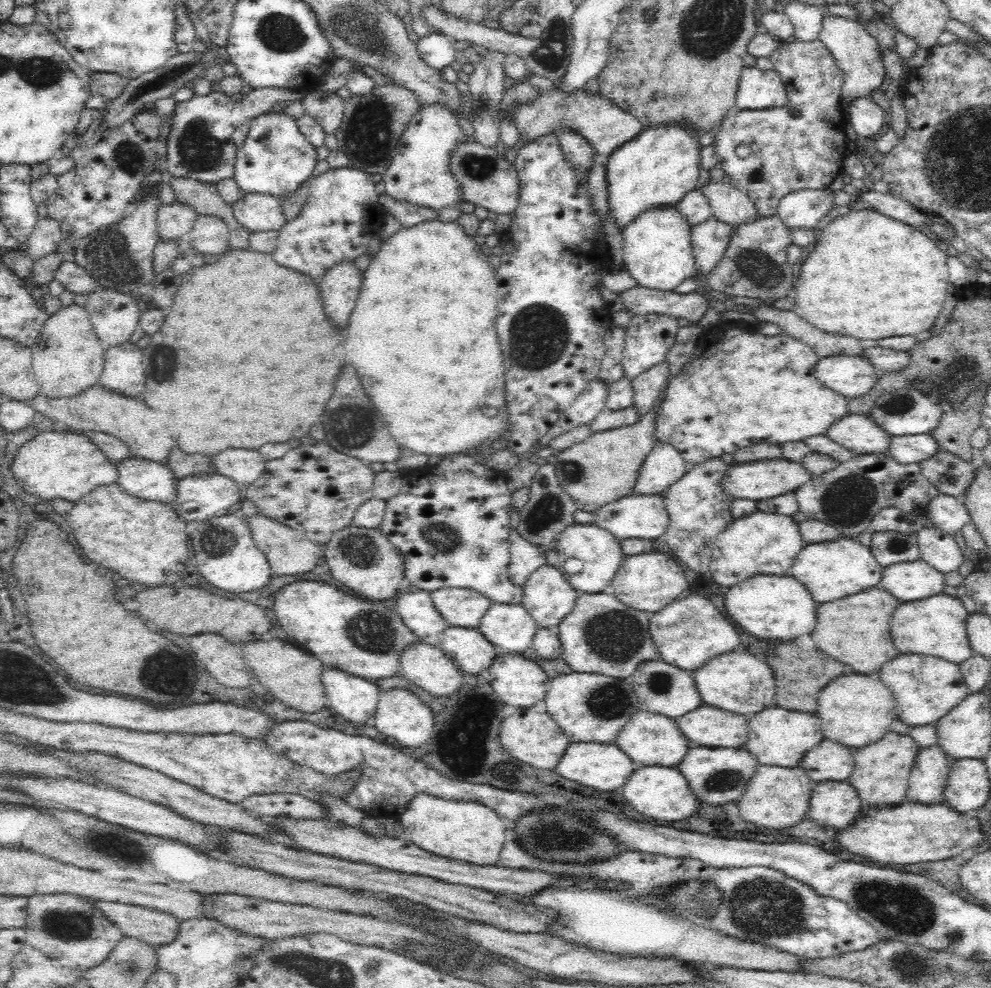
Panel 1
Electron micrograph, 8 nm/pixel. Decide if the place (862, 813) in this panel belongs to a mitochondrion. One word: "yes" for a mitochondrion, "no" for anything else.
no

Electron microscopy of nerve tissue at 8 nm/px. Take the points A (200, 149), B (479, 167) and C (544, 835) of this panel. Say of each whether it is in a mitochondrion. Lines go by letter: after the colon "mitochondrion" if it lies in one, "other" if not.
A: mitochondrion
B: mitochondrion
C: mitochondrion

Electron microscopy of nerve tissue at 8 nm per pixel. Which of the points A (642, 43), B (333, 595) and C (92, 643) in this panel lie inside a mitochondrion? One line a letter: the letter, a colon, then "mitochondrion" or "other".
A: other
B: other
C: other

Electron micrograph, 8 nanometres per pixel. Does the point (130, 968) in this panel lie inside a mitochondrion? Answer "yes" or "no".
yes

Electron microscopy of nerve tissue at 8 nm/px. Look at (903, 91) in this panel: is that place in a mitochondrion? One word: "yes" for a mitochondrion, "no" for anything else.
no

